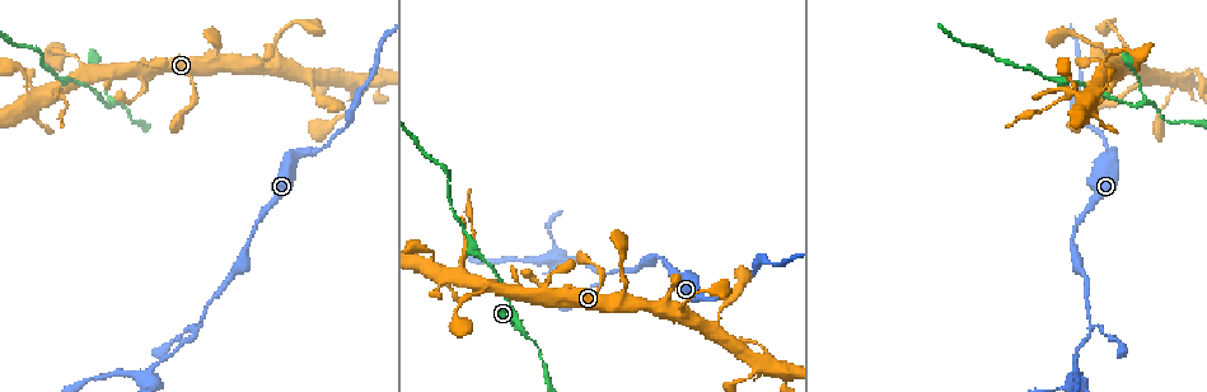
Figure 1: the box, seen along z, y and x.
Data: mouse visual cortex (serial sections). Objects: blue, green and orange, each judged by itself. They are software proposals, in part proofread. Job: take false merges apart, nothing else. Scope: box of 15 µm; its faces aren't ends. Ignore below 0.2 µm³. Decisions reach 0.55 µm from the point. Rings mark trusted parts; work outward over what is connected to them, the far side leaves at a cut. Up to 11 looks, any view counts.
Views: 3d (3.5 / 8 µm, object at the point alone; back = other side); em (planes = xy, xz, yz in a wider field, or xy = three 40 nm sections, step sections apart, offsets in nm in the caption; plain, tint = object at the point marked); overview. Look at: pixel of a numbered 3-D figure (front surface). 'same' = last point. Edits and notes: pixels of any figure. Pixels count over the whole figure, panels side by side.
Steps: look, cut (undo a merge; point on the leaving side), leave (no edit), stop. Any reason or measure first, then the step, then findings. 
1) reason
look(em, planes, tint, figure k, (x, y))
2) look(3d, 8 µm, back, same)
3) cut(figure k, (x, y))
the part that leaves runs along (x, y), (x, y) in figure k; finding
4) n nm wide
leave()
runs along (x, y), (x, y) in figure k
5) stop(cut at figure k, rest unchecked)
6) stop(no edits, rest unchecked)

abrupt turn
look(3d, 3.5 µm, back, figure 1, (517, 328))

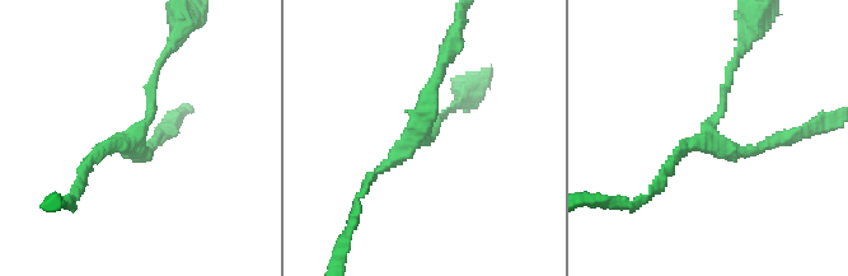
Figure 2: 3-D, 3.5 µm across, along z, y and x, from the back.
now the EM
look(em, xy, step 2, tint, figure 2, (708, 137))

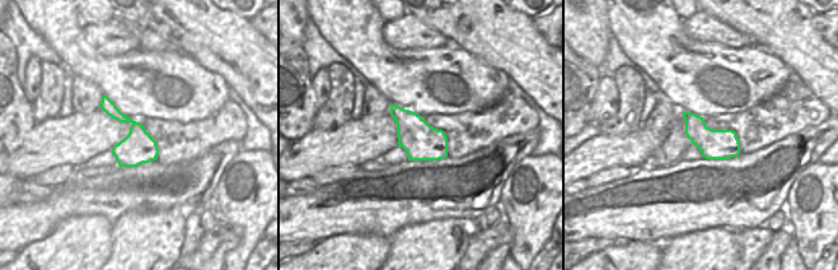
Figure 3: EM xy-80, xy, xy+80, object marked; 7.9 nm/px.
leave()
runs along (731, 64), (708, 138), (721, 150), (779, 141) in figure 2; continuous, no second cell

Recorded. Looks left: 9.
abrupt turn
look(3d, 3.5 µm, figure 1, (1134, 56))

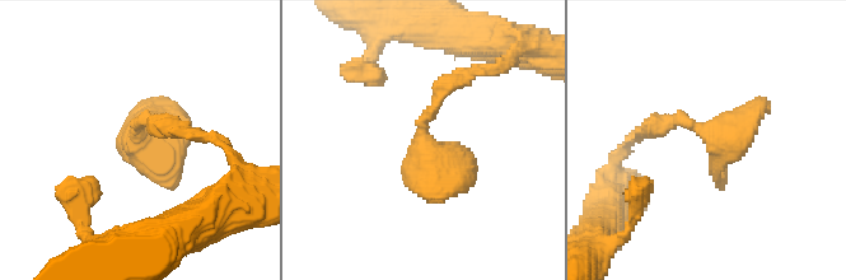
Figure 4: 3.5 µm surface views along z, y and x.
shape alone is not enough
look(em, xy, step 1, tint, figure 4, (718, 137))

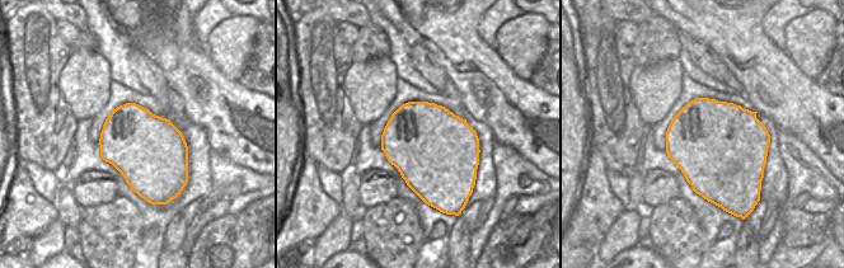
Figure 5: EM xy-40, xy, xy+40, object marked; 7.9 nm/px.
leave()
runs along (649, 126), (691, 122), (720, 141), (769, 102) in figure 4; continuous, no second cell

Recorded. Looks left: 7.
sudden change in width
look(em, xy, step 3, tint, figure 1, (1110, 157))

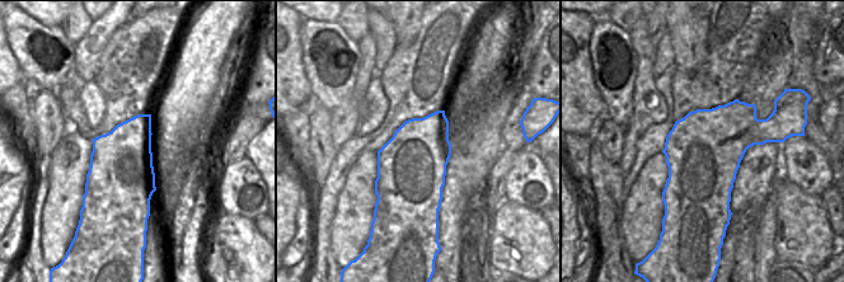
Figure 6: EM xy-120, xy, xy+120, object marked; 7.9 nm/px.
look(3d, 3.5 µm, same)

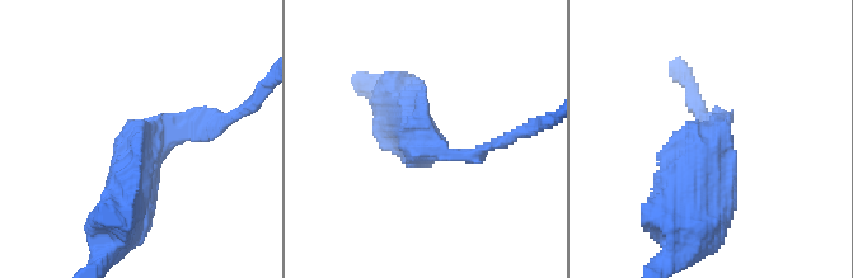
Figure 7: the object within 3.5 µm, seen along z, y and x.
leave()
runs along (115, 226), (162, 125), (224, 117) in figure 7; one cell here

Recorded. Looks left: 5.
four arms meet
look(3d, 3.5 µm, figure 1, (556, 261))

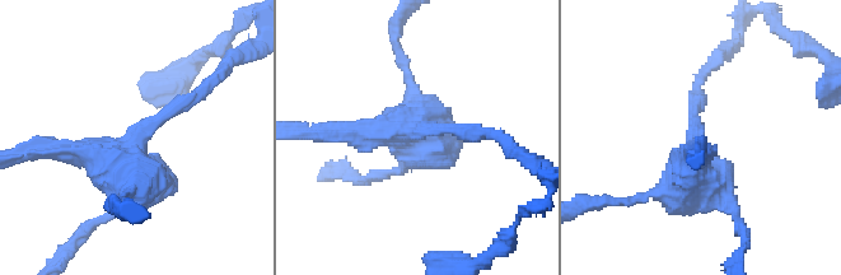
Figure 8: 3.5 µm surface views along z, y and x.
shape alone is not enough
look(em, xy, step 3, tint, figure 8, (131, 148))

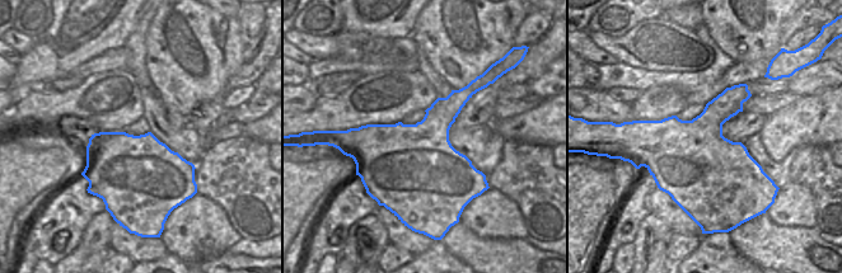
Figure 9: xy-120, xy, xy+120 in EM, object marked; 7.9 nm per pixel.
look(em, xy, step 5, tint, same)

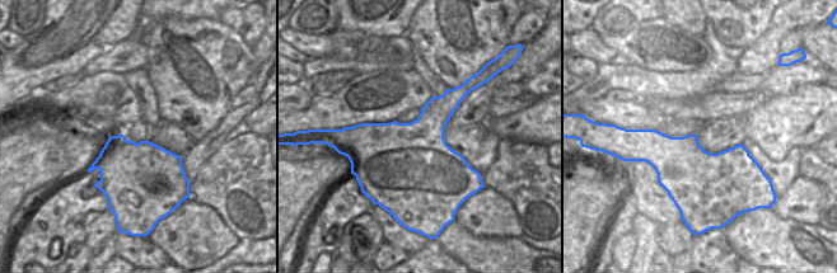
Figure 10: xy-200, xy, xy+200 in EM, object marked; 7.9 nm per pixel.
leave()
runs along (201, 92), (131, 147), (124, 196) in figure 8; continuous, no second cell

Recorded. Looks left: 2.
stop(no edits, rest unchecked)

